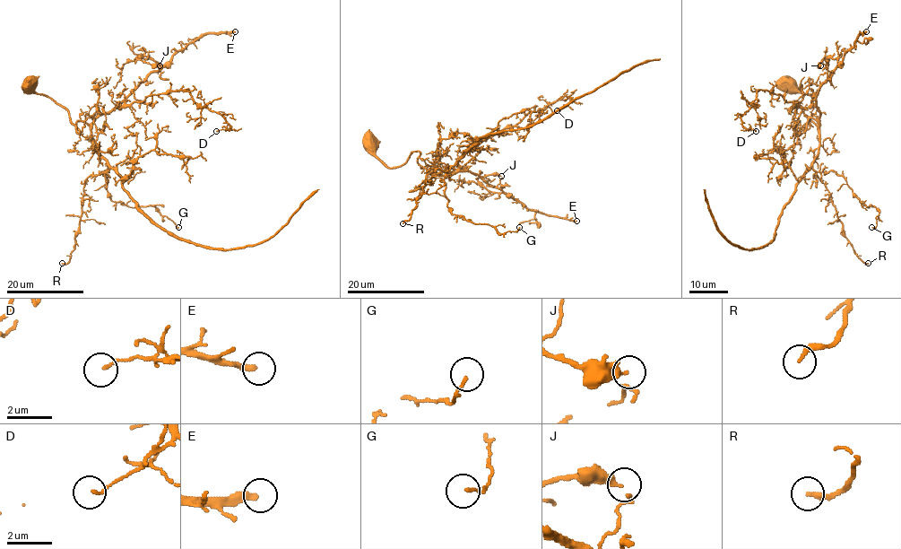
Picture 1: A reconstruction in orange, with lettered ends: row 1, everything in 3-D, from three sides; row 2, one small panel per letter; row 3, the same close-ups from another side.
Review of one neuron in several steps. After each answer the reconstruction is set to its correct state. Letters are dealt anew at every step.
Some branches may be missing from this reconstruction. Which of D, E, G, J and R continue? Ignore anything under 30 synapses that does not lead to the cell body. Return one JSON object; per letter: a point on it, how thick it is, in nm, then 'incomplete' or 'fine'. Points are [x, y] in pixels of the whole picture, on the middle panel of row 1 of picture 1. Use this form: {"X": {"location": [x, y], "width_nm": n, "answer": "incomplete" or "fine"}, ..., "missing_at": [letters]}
{"D": {"location": [557, 110], "width_nm": 120, "answer": "fine"}, "E": {"location": [576, 221], "width_nm": 280, "answer": "incomplete"}, "G": {"location": [519, 227], "width_nm": 110, "answer": "fine"}, "J": {"location": [501, 176], "width_nm": 200, "answer": "incomplete"}, "R": {"location": [402, 223], "width_nm": 190, "answer": "fine"}, "missing_at": ["E", "J"]}

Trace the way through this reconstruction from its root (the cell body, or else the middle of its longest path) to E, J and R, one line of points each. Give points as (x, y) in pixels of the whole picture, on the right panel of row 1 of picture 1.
E: (787, 86), (812, 98), (799, 116), (796, 132), (809, 121), (817, 125), (819, 86), (866, 31)
J: (787, 86), (812, 98), (796, 132), (809, 121), (817, 125), (817, 93), (838, 60), (824, 57), (820, 65)
R: (787, 86), (812, 98), (796, 132), (809, 121), (818, 126), (814, 175), (829, 192), (853, 251), (868, 263)

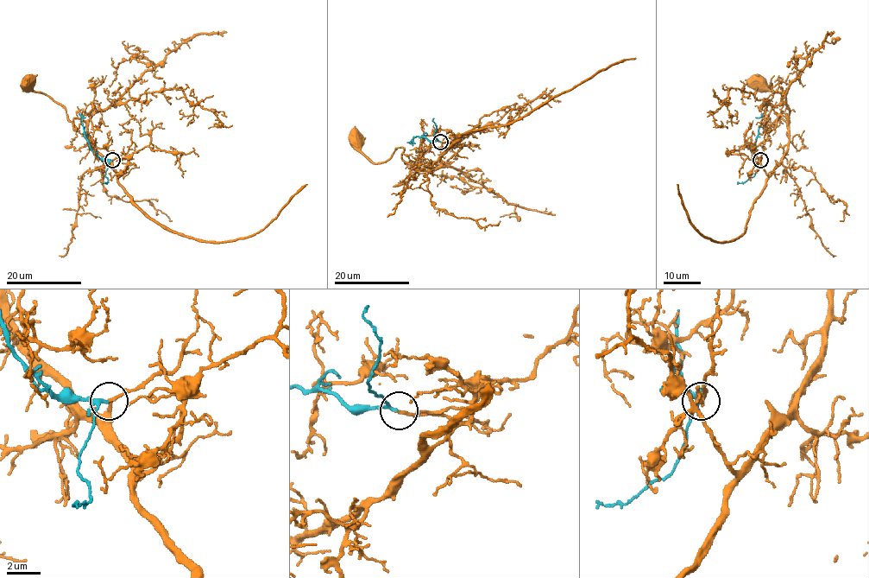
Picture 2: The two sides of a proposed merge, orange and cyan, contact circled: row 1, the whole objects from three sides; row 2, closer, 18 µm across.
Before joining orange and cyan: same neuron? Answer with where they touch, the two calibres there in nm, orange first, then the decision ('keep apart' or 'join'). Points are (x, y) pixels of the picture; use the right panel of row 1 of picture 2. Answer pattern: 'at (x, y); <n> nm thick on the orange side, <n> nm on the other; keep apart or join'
at (760, 160); 180 nm thick on the orange side, 120 nm on the other; join

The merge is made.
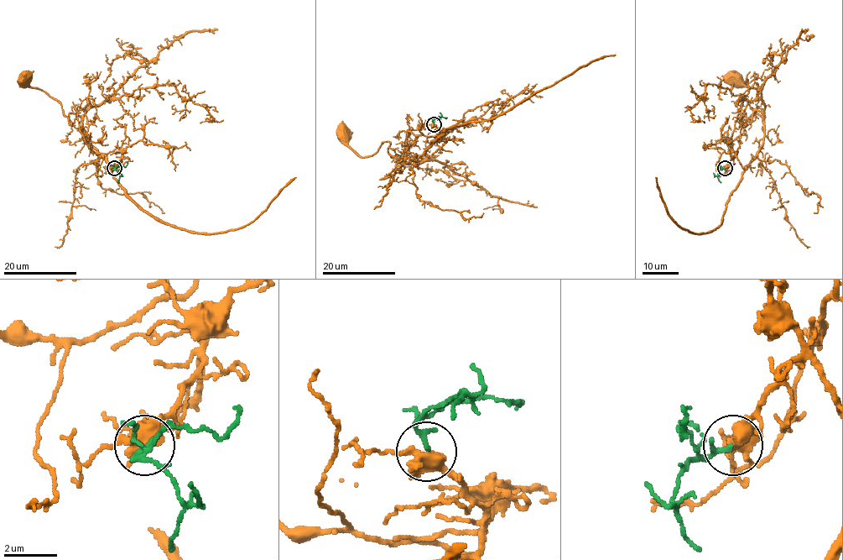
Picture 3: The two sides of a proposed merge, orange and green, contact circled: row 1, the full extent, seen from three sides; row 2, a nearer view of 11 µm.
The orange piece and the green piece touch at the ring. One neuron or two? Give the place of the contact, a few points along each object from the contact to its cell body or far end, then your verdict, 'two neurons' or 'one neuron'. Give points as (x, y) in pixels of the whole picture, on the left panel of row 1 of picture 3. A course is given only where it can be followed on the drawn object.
at (114, 168); orange runs (114, 167), (122, 156), (115, 169), (89, 142), (77, 115), (69, 115), (70, 123), (62, 106), (23, 80); green runs (114, 169), (125, 166), (127, 162); one neuron

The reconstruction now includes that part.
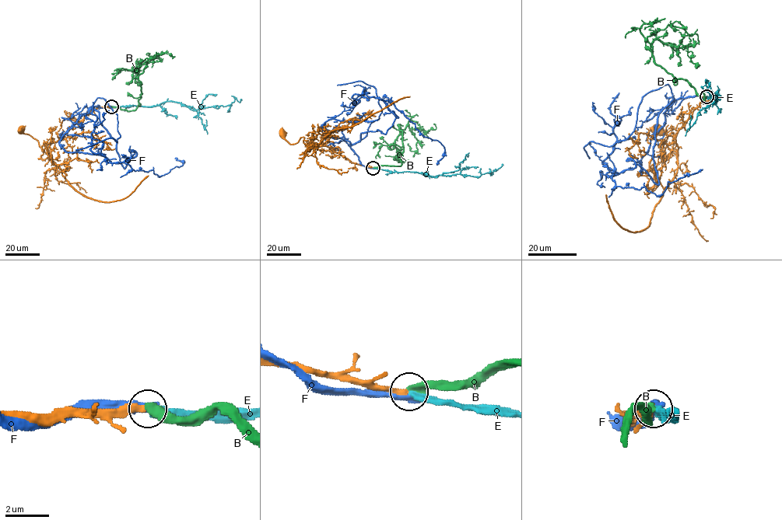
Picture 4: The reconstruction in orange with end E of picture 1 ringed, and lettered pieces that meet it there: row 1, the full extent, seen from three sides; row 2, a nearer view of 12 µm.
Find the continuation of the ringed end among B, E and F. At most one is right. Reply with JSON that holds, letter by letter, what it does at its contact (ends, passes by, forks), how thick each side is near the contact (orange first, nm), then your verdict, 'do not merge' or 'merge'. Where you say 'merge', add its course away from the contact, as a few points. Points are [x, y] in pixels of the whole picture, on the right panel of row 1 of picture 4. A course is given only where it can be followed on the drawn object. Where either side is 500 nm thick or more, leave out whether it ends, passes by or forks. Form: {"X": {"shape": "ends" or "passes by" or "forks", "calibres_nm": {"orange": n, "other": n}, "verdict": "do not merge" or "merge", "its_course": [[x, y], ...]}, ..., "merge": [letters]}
{"B": {"shape": "ends", "calibres_nm": {"orange": 280, "other": 360}, "verdict": "do not merge"}, "E": {"shape": "ends", "calibres_nm": {"orange": 280, "other": 320}, "verdict": "merge", "its_course": [[706, 96], [713, 97], [719, 89], [716, 101], [719, 95], [714, 96], [710, 85], [705, 90], [702, 86]]}, "F": {"shape": "ends", "calibres_nm": {"orange": 360, "other": 440}, "verdict": "do not merge"}, "merge": ["E"]}

